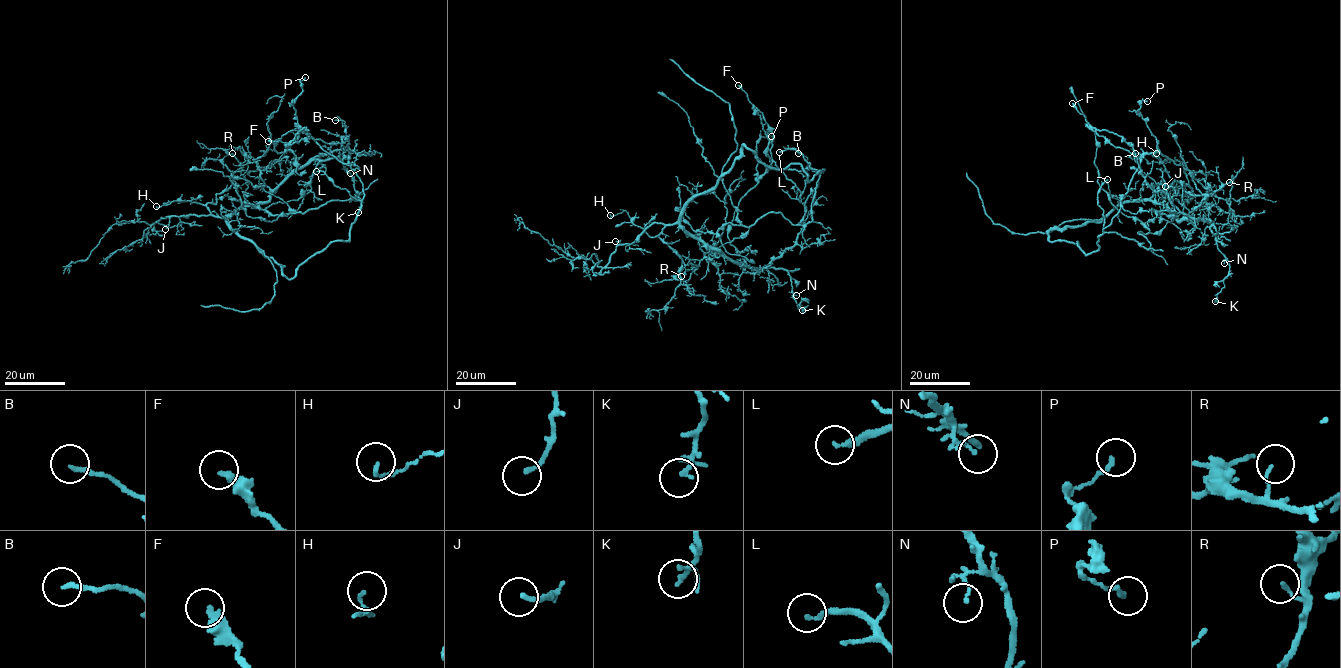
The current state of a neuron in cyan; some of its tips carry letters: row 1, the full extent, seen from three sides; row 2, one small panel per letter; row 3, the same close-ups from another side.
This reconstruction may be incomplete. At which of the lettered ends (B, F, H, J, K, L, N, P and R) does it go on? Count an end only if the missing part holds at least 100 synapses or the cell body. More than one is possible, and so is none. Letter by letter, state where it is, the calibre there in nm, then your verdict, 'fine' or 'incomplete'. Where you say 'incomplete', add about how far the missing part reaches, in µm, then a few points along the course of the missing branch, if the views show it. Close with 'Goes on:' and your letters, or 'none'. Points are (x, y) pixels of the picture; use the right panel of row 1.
B: place (1135, 153); calibre 170 nm; fine
F: place (1072, 103); calibre 320 nm; fine
H: place (1156, 153); calibre 110 nm; fine
J: place (1165, 186); calibre 160 nm; fine
K: place (1215, 301); calibre 90 nm; fine
L: place (1107, 179); calibre 170 nm; incomplete; missing 100 µm; course (1107, 179), (1109, 160), (1105, 143), (1090, 130), (1044, 59), (1047, 2)
N: place (1224, 263); calibre 110 nm; fine
P: place (1147, 101); calibre 170 nm; fine
R: place (1229, 182); calibre 110 nm; fine
Goes on: L

